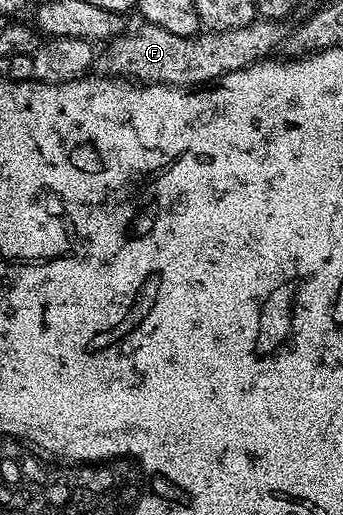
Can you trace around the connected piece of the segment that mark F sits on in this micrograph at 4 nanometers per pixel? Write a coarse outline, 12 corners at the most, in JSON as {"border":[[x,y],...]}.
{"border":[[282,21],[171,35],[138,24],[96,54],[98,74],[204,87],[268,58]]}

